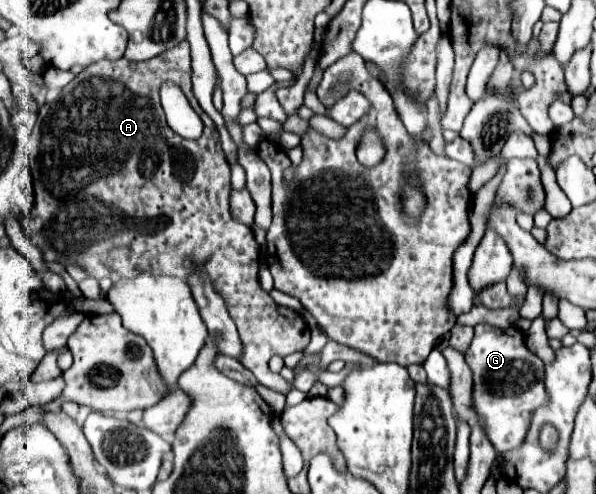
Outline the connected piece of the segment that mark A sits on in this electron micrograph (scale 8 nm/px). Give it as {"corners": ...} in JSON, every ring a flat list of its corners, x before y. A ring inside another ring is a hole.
{"corners":[[180,42,176,48,146,62,120,58,100,60,84,68,62,90,58,100,42,106,38,112,38,120,32,130,36,150,30,158,30,170,32,176,44,180,46,186,38,188,38,202,34,210,24,216,22,226,30,242,42,250,46,260,58,260,60,264,76,262,94,278,110,278,112,282,118,282,120,278,134,278,140,272,186,278,196,266,208,272,216,290,222,294,242,340,239,361,248,370,254,370,252,374,262,386,286,394,292,384,280,374,272,374,268,360,272,356,284,358,288,354,302,352,310,344,310,328,298,312,278,306,272,296,260,288,258,244,254,240,254,232,236,222,230,214,230,168,214,122,192,94,190,78,192,68,188,42],[168,80,184,90,192,108,202,118,204,132,198,140,186,140,174,134,166,124,158,90]]}

